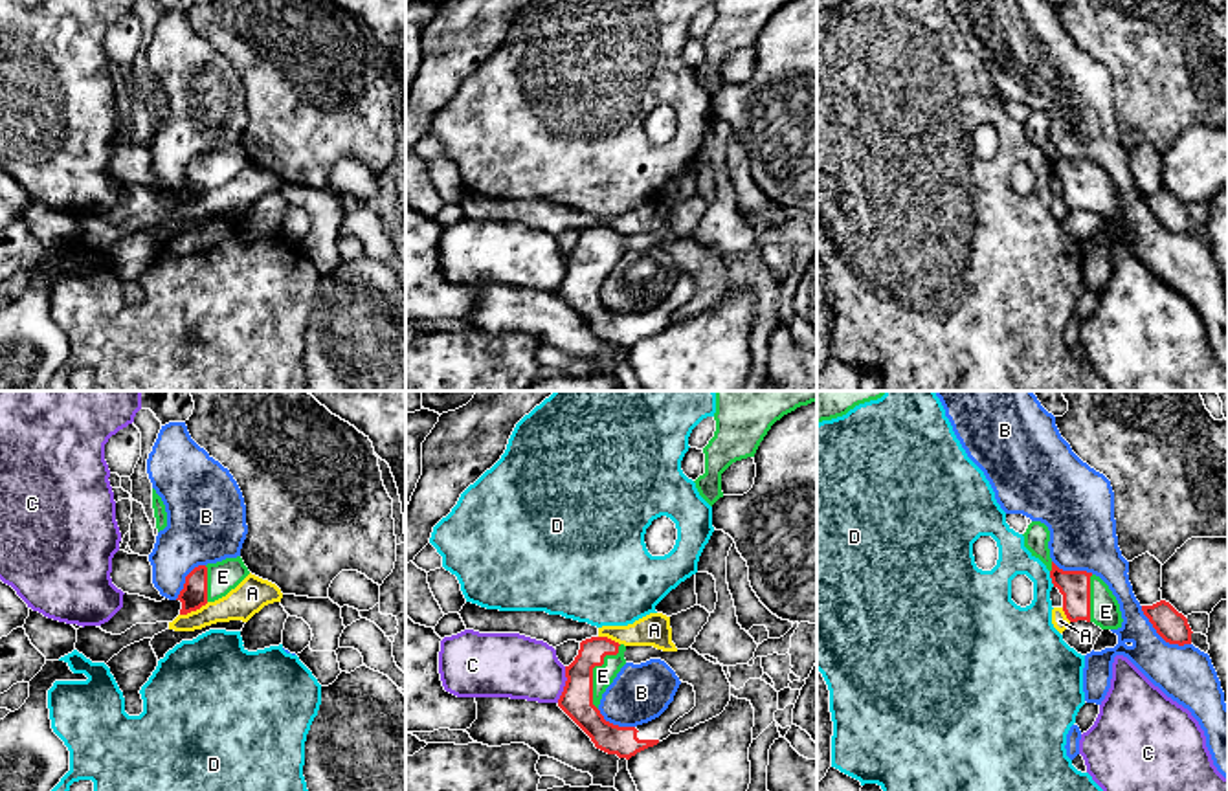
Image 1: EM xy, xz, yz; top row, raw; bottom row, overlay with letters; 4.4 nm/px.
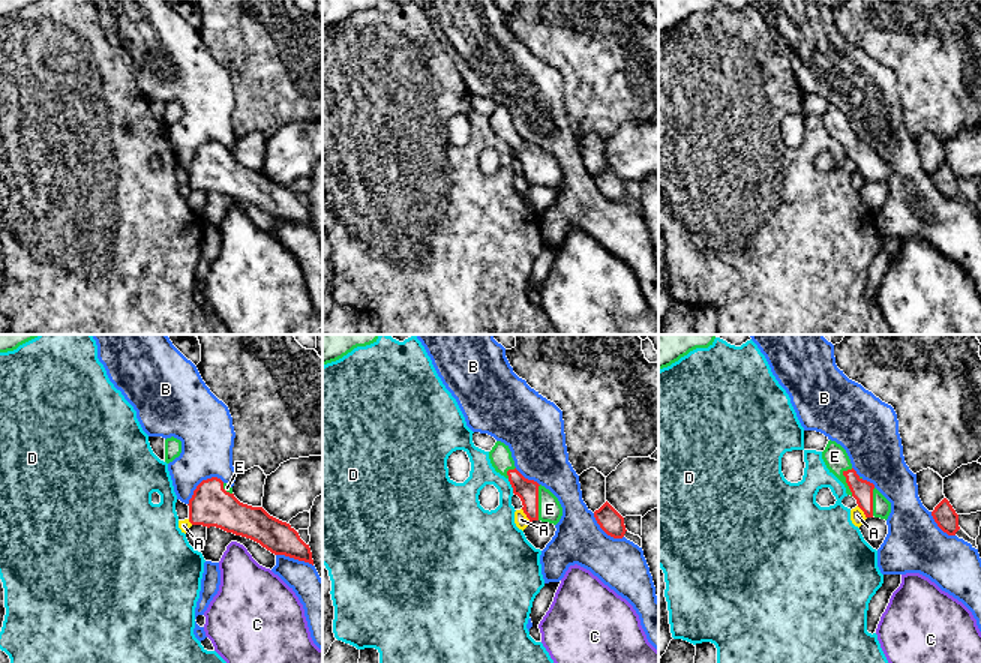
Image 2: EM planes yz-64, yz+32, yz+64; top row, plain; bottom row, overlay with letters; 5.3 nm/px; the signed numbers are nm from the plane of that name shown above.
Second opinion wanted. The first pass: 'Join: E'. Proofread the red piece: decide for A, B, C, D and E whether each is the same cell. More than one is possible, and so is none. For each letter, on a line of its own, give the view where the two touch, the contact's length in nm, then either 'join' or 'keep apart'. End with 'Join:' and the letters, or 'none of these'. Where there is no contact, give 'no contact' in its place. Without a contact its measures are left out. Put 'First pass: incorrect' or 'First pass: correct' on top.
First pass: correct
A: xy | 140 nm | keep apart
B: yz | 280 nm | keep apart
C: xz | 170 nm | keep apart
D: yz | 80 nm | keep apart
E: xz | 300 nm | join
Join: E

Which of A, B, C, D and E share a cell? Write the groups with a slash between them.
A / B / C / D / E

